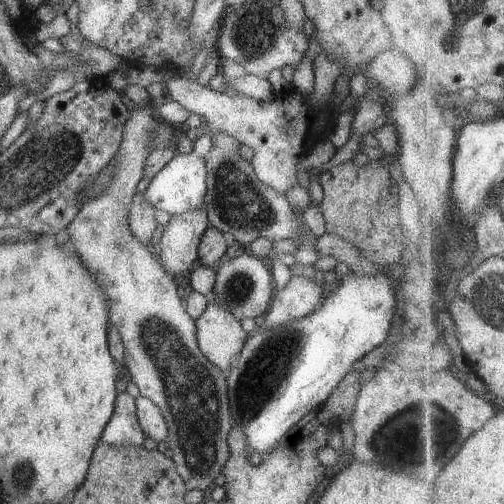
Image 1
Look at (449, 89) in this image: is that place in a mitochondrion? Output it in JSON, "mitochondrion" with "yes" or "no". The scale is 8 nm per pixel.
{"mitochondrion":"no"}

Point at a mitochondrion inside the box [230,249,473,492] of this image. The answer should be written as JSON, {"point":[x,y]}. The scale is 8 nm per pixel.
{"point":[434,432]}

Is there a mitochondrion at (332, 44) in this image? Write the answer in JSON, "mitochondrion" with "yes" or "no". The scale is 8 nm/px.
{"mitochondrion":"no"}

